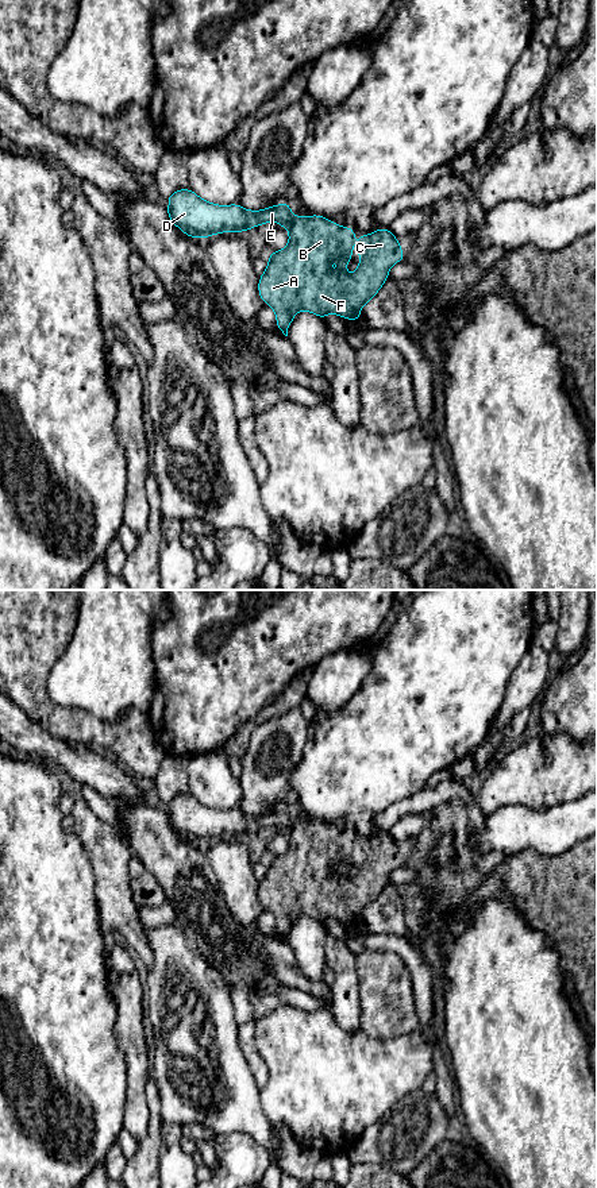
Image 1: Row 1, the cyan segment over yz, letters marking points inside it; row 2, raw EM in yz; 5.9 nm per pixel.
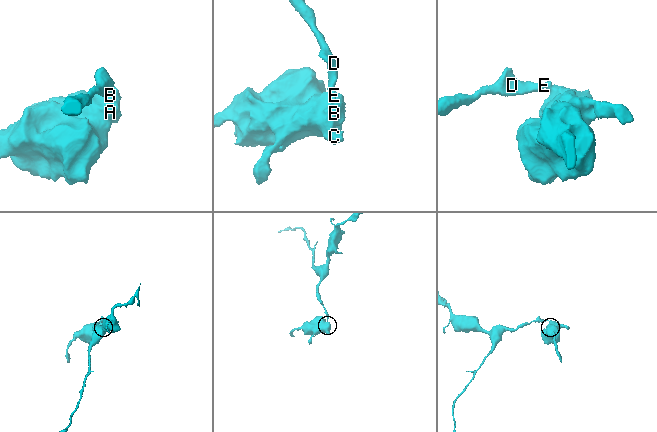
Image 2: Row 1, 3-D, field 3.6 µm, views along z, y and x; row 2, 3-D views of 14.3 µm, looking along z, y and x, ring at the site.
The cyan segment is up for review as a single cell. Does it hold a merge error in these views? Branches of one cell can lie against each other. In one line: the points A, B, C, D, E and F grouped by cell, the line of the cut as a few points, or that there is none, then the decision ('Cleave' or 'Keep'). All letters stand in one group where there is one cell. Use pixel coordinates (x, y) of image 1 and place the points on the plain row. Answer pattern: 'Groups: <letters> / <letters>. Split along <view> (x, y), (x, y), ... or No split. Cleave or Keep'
Groups: A B C F / D E. Split along yz (292, 821), (287, 832). Cleave

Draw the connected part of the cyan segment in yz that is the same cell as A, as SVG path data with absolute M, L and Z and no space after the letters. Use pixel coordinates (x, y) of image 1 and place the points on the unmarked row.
M313 819L292 821L288 836L288 850L269 859L269 869L258 888L262 906L274 914L277 933L285 941L298 915L308 915L321 925L328 918L335 918L359 927L362 911L378 898L392 871L405 863L398 844L389 833L378 833L371 840L361 840L361 868L354 879L347 880L347 865L353 864L354 833L340 832L320 819Z

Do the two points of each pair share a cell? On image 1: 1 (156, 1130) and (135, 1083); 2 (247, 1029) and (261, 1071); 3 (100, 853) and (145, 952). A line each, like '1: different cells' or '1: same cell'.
1: different cells
2: same cell
3: same cell

